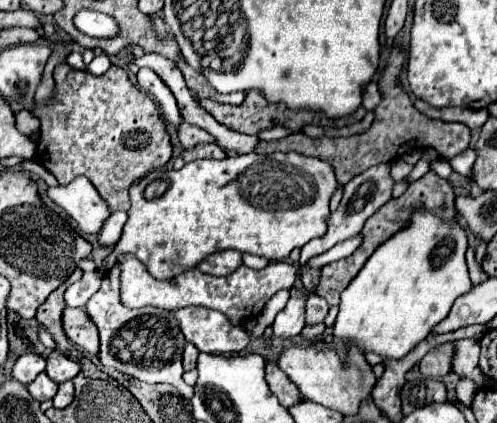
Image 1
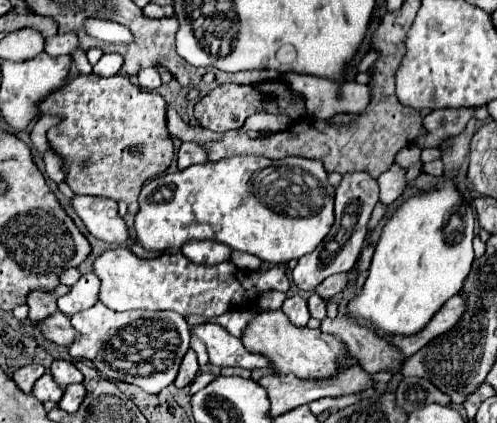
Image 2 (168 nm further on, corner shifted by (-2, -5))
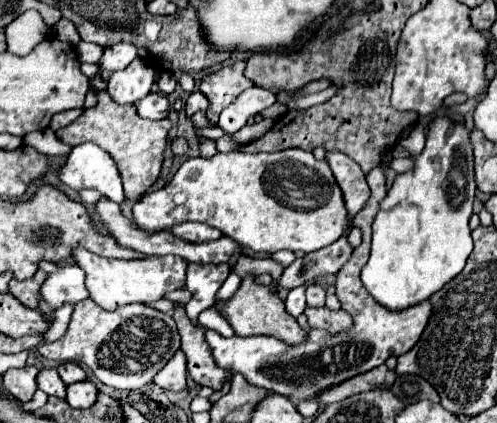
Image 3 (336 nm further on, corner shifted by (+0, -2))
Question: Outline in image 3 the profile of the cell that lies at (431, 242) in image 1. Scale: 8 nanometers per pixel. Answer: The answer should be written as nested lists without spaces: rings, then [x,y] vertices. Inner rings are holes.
[[[437,116],[429,122],[427,142],[421,154],[413,158],[413,170],[395,176],[387,196],[379,202],[379,212],[373,220],[373,246],[371,258],[363,266],[361,280],[367,292],[389,310],[403,310],[407,306],[427,300],[433,292],[441,290],[453,280],[465,266],[473,250],[469,218],[473,214],[475,200],[475,176],[473,176],[473,148],[469,130],[463,122],[455,122],[449,116]]]

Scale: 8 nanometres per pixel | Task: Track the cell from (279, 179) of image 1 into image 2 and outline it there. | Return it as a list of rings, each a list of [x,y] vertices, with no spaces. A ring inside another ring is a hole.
[[[245,155],[245,157],[229,157],[229,159],[221,159],[215,163],[203,163],[203,165],[191,165],[183,171],[175,171],[175,173],[165,173],[159,175],[155,179],[151,179],[139,195],[139,213],[135,215],[135,239],[137,243],[147,249],[147,251],[155,251],[155,253],[169,253],[169,251],[181,251],[181,247],[185,243],[189,243],[189,239],[217,239],[219,243],[229,245],[235,251],[245,251],[251,255],[257,255],[261,261],[265,263],[273,263],[273,265],[287,265],[291,259],[299,259],[305,253],[311,253],[321,241],[323,237],[329,233],[331,225],[334,223],[334,197],[335,188],[329,185],[327,181],[327,173],[323,169],[323,165],[319,161],[313,159],[305,159],[305,157],[285,157],[279,161],[271,161],[267,157],[255,157],[255,155]]]

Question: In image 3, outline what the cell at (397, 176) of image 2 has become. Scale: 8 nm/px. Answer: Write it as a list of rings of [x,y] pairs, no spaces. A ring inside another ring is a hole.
[[[381,164],[379,168],[371,170],[367,174],[367,184],[371,188],[371,196],[367,200],[367,206],[359,214],[353,216],[353,226],[357,226],[363,232],[363,242],[359,248],[353,250],[349,262],[341,272],[337,274],[335,282],[335,296],[341,296],[341,308],[351,314],[353,328],[347,332],[327,334],[325,330],[309,330],[307,340],[297,346],[289,346],[283,340],[277,340],[273,336],[231,336],[223,338],[221,334],[207,330],[207,342],[213,350],[215,362],[231,372],[239,372],[245,376],[249,384],[255,384],[259,388],[275,390],[277,394],[283,394],[285,398],[293,400],[293,404],[303,400],[315,400],[319,392],[333,388],[335,384],[341,384],[343,380],[349,380],[353,376],[365,374],[377,366],[381,366],[389,356],[401,356],[405,354],[413,344],[417,344],[421,332],[425,330],[429,316],[431,316],[431,302],[423,300],[423,304],[415,304],[411,308],[403,308],[403,312],[387,312],[387,308],[379,308],[375,300],[371,300],[371,294],[363,288],[363,282],[359,280],[361,268],[369,260],[369,248],[371,248],[371,224],[379,210],[379,200],[385,198],[387,186],[385,186],[385,170],[387,164]]]

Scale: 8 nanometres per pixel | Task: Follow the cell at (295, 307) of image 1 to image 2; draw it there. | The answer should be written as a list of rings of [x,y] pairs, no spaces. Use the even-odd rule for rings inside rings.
[[[291,295],[285,299],[281,311],[289,317],[289,321],[293,321],[293,325],[297,327],[305,327],[309,321],[309,311],[307,311],[307,301],[301,295]]]

